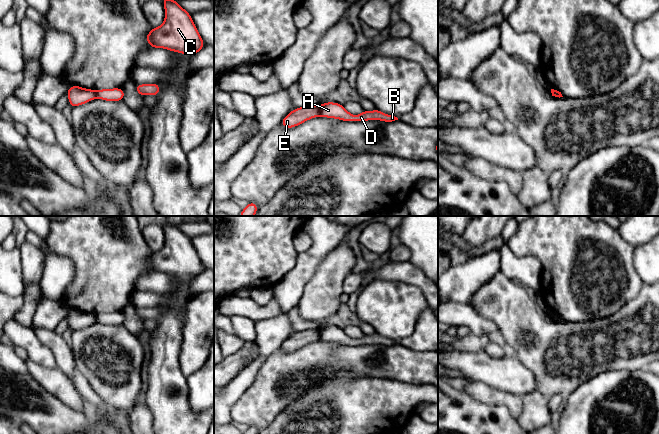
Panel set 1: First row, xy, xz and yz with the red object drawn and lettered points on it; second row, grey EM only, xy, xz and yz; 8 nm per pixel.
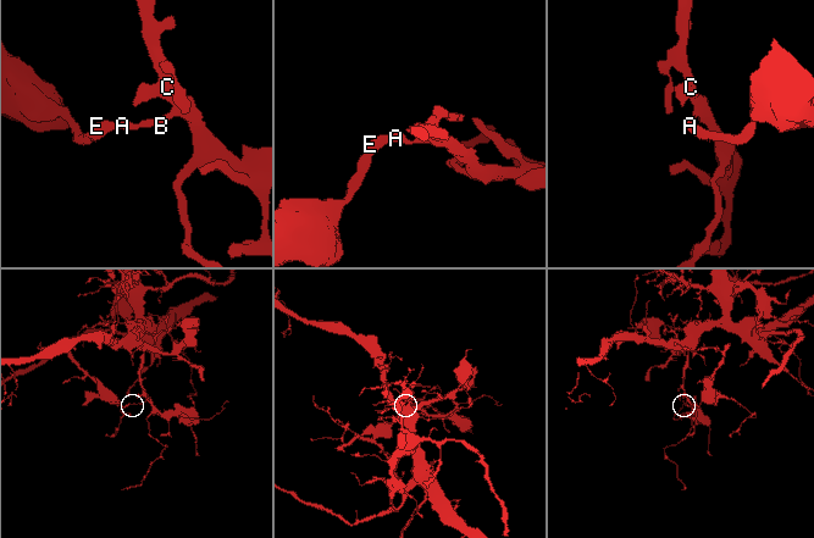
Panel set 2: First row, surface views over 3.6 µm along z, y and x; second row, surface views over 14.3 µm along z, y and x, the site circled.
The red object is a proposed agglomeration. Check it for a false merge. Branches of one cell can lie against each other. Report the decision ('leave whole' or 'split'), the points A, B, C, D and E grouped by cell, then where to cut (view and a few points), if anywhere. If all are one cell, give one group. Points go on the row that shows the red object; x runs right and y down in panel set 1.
split; groups A B C D / E; cut xz (319, 106), (320, 114)

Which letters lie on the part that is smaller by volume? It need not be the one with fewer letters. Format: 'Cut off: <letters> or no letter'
Cut off: E

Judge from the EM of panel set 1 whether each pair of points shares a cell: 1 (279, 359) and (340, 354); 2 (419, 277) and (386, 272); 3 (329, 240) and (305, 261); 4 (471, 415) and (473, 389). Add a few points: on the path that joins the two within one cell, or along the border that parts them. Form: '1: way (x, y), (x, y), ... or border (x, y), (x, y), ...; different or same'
1: way (294, 359), (325, 359); same
2: way (411, 274), (408, 272), (394, 272); same
3: way (323, 245), (311, 257); same
4: border (458, 384), (464, 391), (479, 401), (494, 405); different

